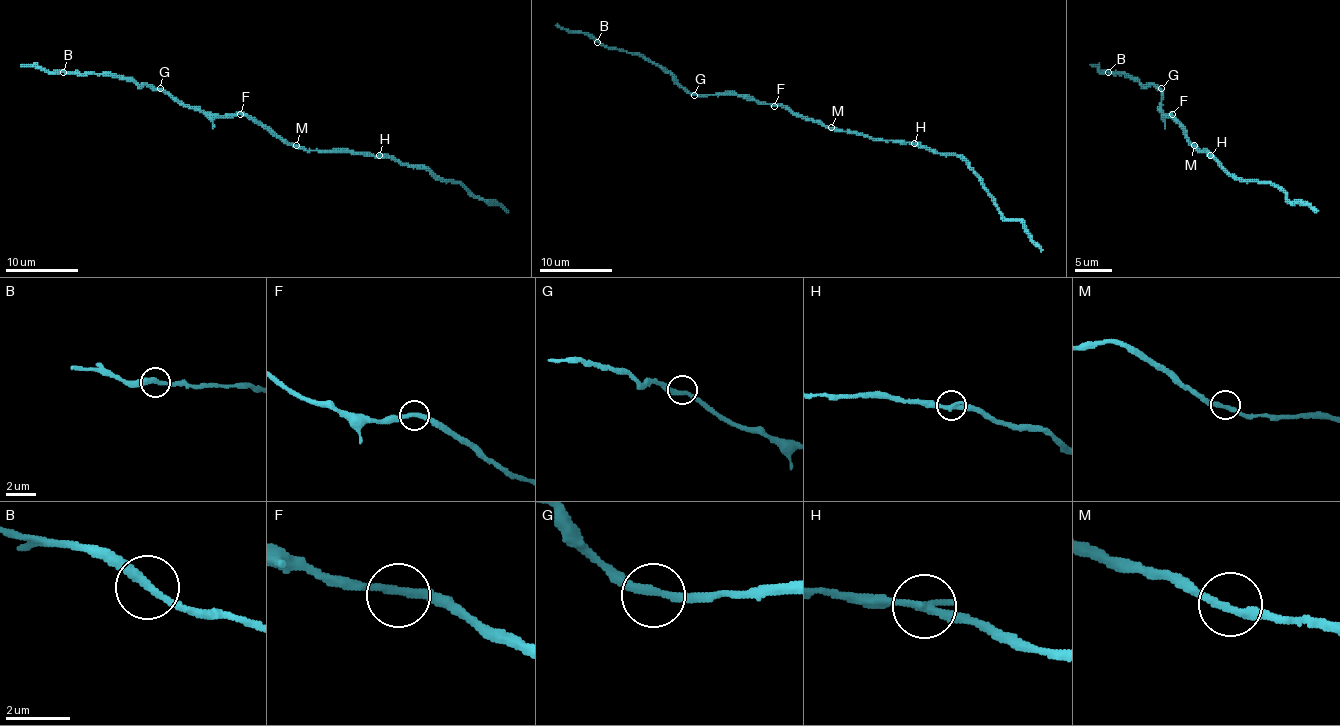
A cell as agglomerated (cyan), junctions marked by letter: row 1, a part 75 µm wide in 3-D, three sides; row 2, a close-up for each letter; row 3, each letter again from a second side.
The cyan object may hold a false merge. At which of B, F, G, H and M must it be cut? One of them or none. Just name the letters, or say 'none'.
none

